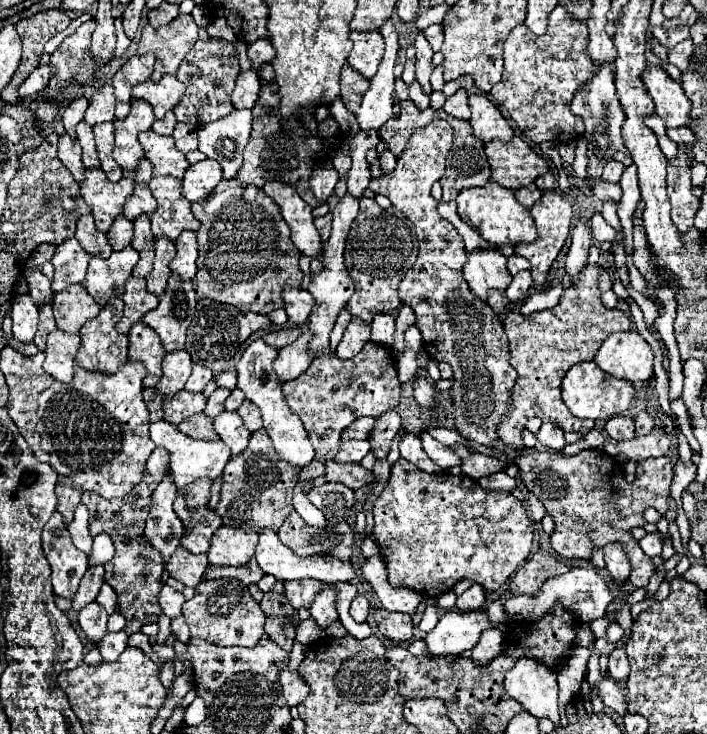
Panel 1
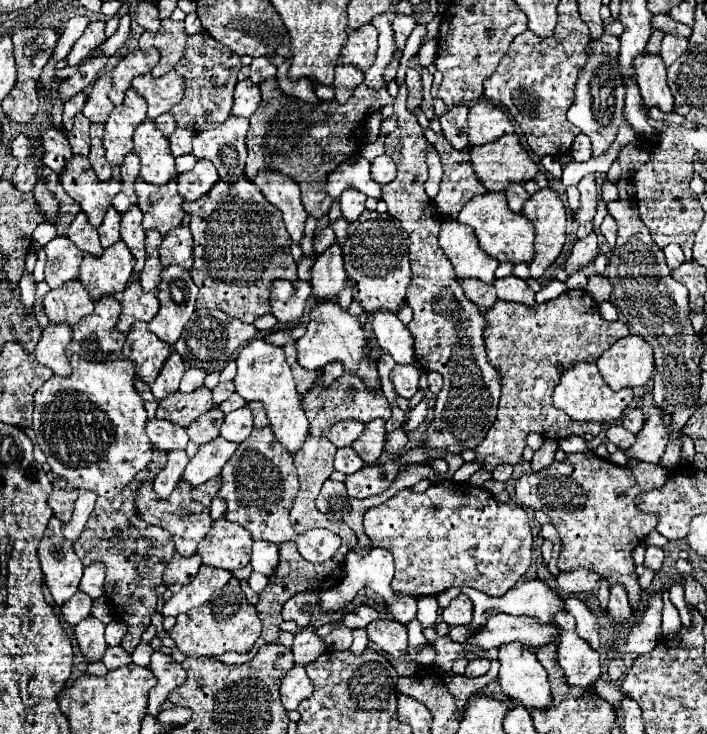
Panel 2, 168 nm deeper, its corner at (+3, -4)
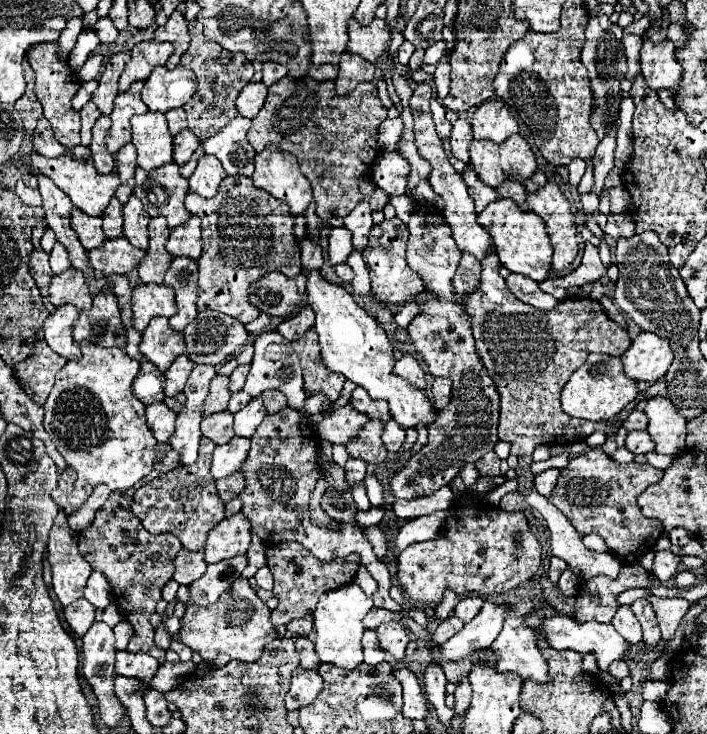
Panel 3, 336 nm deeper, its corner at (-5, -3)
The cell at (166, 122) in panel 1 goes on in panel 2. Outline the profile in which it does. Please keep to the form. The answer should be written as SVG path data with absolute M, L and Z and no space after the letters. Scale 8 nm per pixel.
M168 112L168 114L162 114L162 116L156 118L156 126L158 126L158 130L168 138L168 136L176 130L176 120L174 120L174 116Z

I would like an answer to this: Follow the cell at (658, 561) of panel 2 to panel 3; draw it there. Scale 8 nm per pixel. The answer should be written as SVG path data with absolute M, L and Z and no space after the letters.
M658 551L656 559L654 559L652 575L658 581L668 581L668 579L672 579L676 575L678 563L680 563L680 559L672 551Z

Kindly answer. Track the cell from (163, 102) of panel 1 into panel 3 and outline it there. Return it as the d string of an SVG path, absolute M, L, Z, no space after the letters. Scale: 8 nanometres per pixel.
M178 65L176 69L156 67L144 81L142 101L150 111L166 113L182 107L196 91L196 77L190 69Z

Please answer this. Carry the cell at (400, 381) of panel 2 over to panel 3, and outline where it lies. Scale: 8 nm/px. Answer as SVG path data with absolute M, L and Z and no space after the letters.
M404 355L402 359L398 359L394 365L394 373L400 375L402 379L410 381L412 385L416 385L420 391L426 389L426 375L424 375L420 363L414 359L414 355Z

